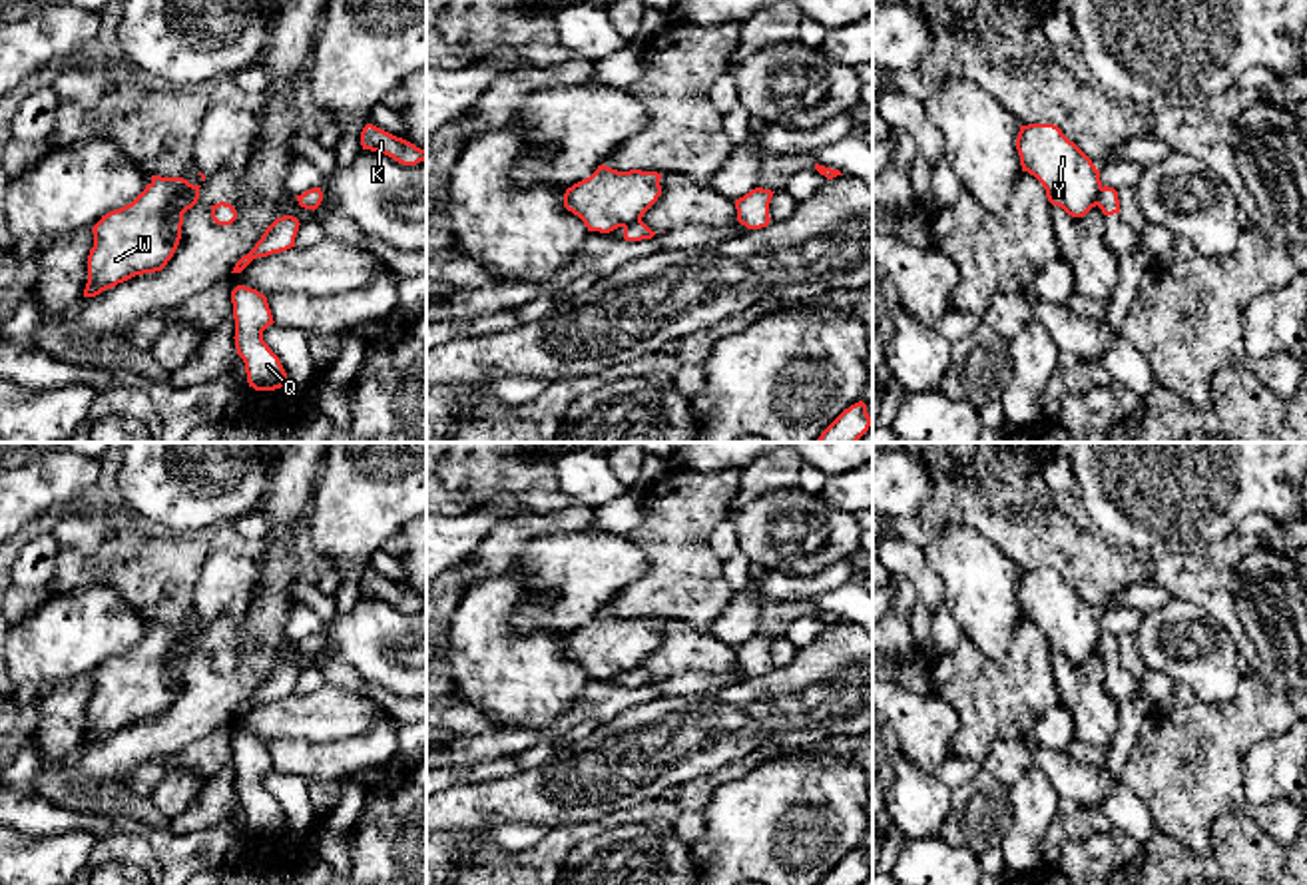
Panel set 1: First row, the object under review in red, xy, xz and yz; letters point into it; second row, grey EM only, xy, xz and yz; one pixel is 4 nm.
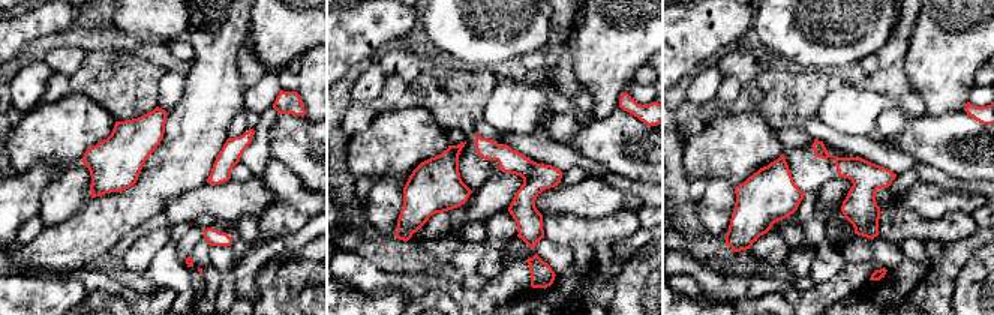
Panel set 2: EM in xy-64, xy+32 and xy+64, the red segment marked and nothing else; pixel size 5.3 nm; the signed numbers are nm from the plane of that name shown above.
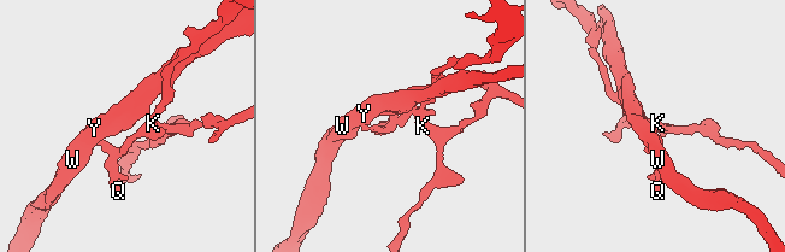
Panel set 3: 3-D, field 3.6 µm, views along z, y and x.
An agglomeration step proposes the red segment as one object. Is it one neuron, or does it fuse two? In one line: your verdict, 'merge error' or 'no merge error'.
merge error

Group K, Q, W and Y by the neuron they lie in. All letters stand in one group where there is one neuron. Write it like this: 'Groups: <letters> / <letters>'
Groups: K Q / W Y

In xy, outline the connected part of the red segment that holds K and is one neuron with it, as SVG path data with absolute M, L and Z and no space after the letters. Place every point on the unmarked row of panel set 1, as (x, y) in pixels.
M367 570L361 578L363 596L379 598L402 612L416 612L426 606L426 596L416 594L414 590L396 584L373 570Z

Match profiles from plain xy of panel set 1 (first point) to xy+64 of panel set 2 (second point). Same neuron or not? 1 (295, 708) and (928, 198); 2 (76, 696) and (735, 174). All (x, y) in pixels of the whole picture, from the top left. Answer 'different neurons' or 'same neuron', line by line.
1: same neuron
2: different neurons

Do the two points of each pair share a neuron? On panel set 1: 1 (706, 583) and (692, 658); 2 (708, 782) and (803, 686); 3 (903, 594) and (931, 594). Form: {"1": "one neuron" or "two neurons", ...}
{"1": "two neurons", "2": "two neurons", "3": "two neurons"}

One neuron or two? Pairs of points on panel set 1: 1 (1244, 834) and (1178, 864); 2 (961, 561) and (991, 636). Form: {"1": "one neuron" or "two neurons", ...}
{"1": "one neuron", "2": "one neuron"}

